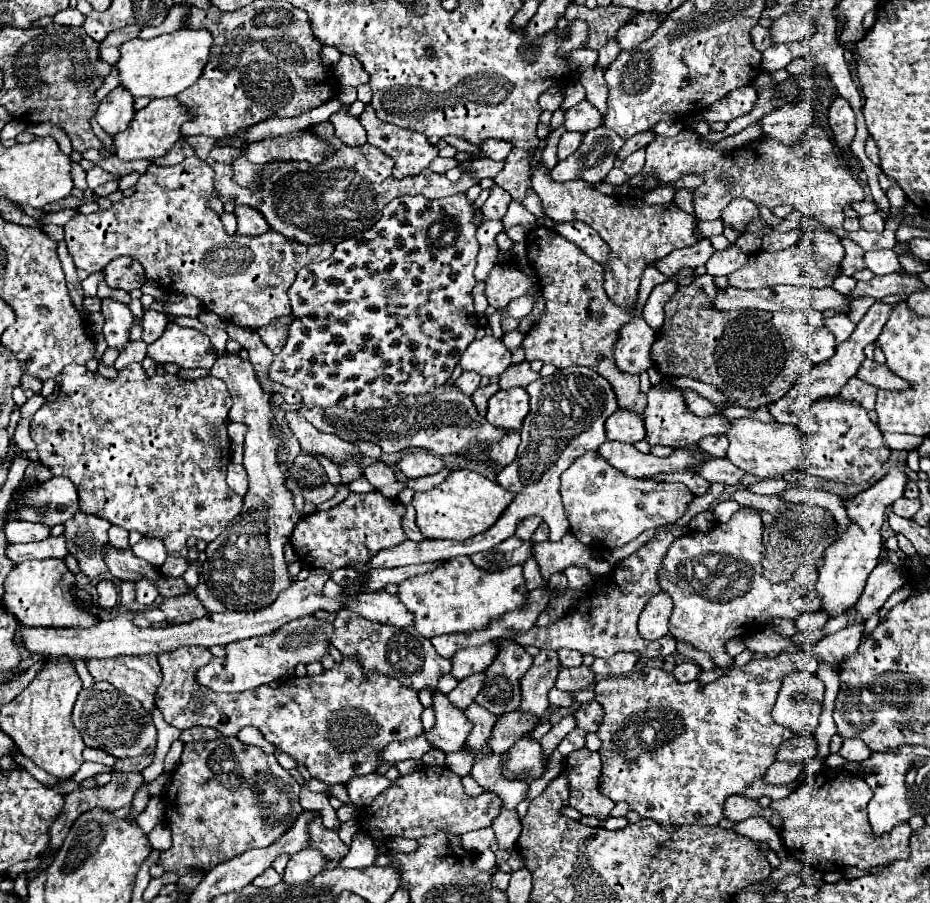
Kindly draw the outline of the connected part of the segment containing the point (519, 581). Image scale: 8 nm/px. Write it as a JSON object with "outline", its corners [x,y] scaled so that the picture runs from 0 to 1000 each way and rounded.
{"outline":[[[504,616],[485,618],[466,633],[438,640],[429,647],[427,653],[427,662],[446,682],[444,695],[459,707],[522,698],[530,687],[537,687],[541,680],[560,676],[567,660],[569,653],[562,640],[562,625],[554,625],[539,633],[519,633],[504,620]]]}

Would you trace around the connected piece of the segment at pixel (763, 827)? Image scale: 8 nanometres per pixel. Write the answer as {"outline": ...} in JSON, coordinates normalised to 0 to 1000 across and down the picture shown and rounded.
{"outline":[[[810,904],[810,906],[803,906],[801,910],[792,910],[788,915],[788,919],[797,926],[803,926],[808,930],[814,930],[814,932],[823,932],[827,935],[827,939],[831,944],[842,944],[844,937],[840,932],[840,926],[838,926],[838,919],[833,919],[823,904]]]}

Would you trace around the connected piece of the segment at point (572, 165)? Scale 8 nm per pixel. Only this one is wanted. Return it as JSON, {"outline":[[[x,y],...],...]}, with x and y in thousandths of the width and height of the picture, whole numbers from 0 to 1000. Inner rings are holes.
{"outline":[[[644,140],[635,146],[629,146],[620,168],[599,179],[599,184],[592,188],[592,195],[599,202],[608,199],[629,199],[635,204],[646,202],[659,186],[663,168],[670,159],[672,155],[653,140]]]}

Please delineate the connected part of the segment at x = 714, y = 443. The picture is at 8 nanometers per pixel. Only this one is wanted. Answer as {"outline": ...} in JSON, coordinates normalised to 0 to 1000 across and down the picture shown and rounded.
{"outline":[[[780,481],[758,483],[758,485],[754,485],[749,492],[752,492],[754,498],[762,501],[762,505],[777,507],[777,505],[780,505],[780,496],[782,496],[782,483],[780,483]]]}

